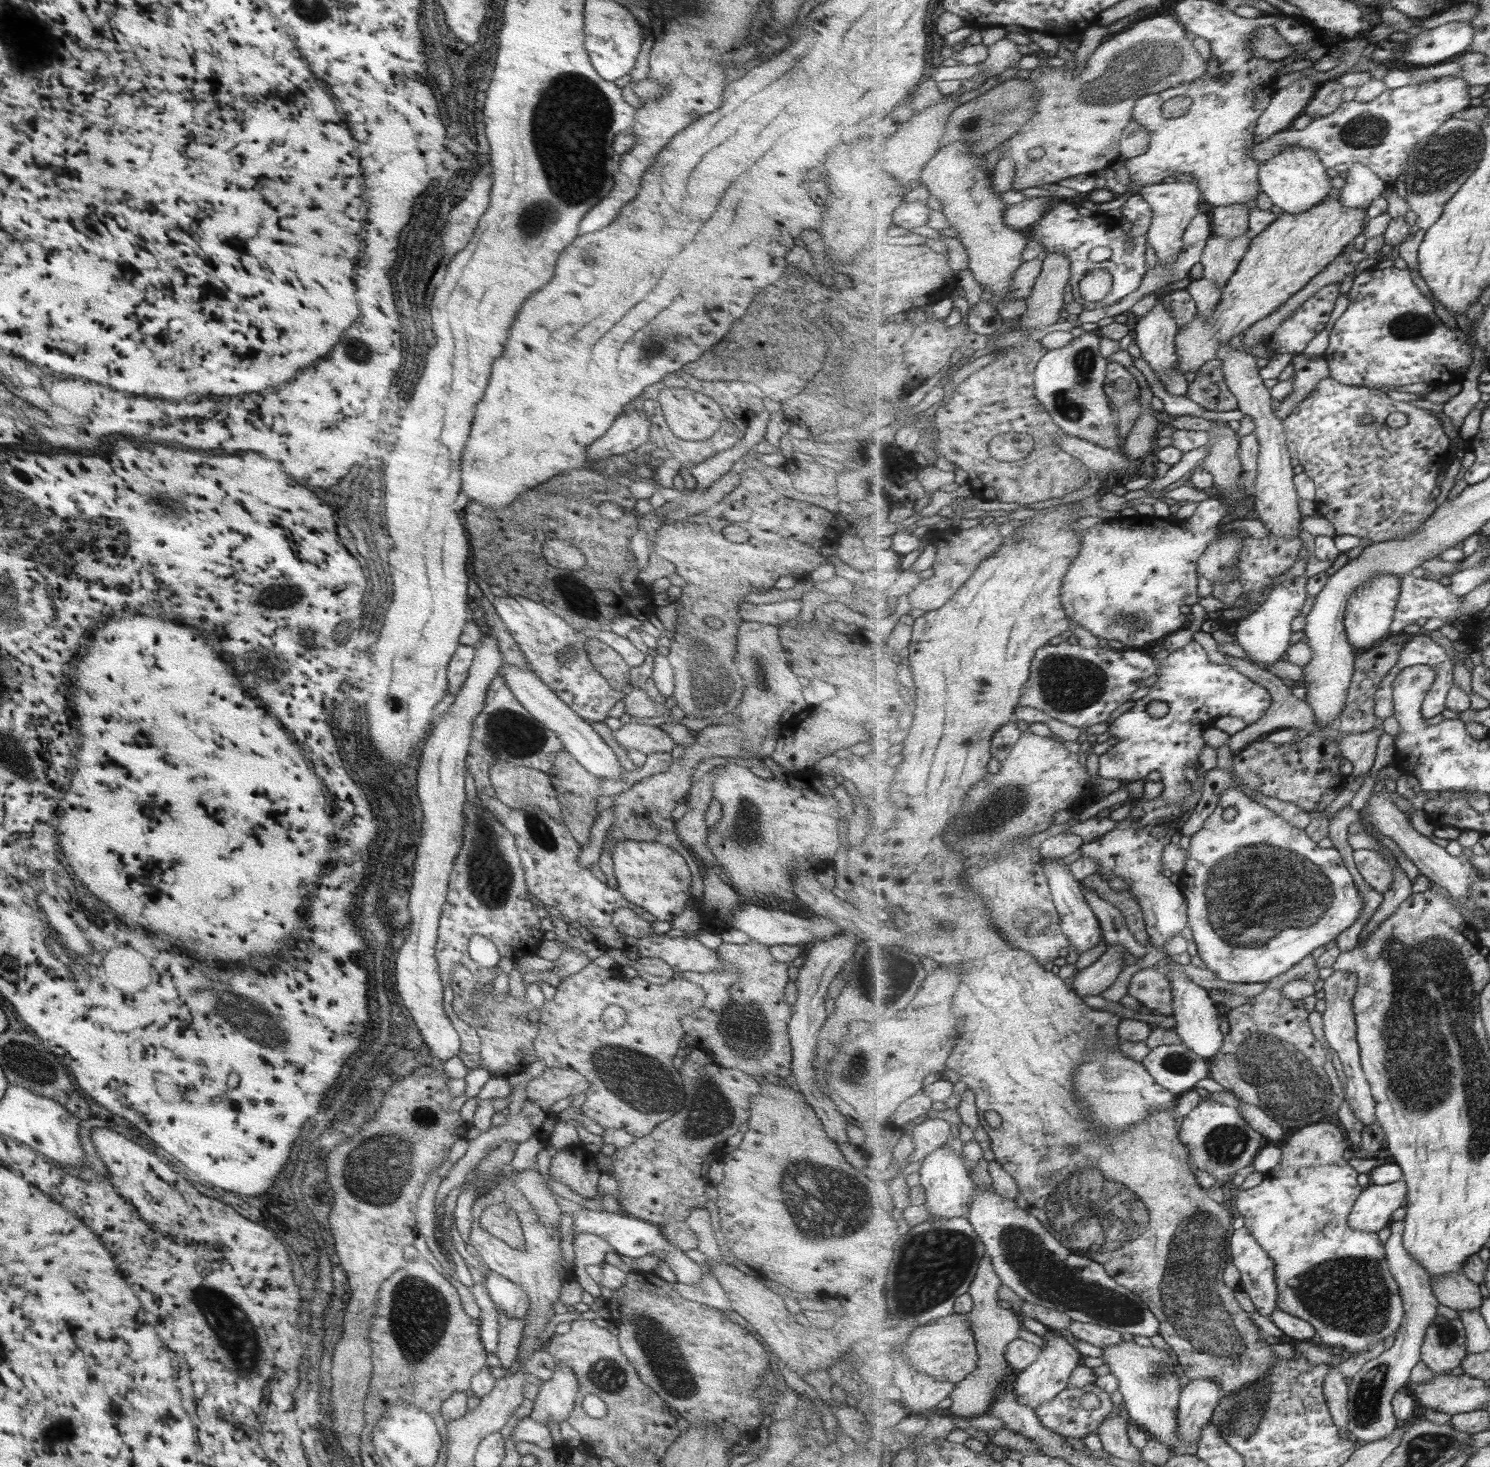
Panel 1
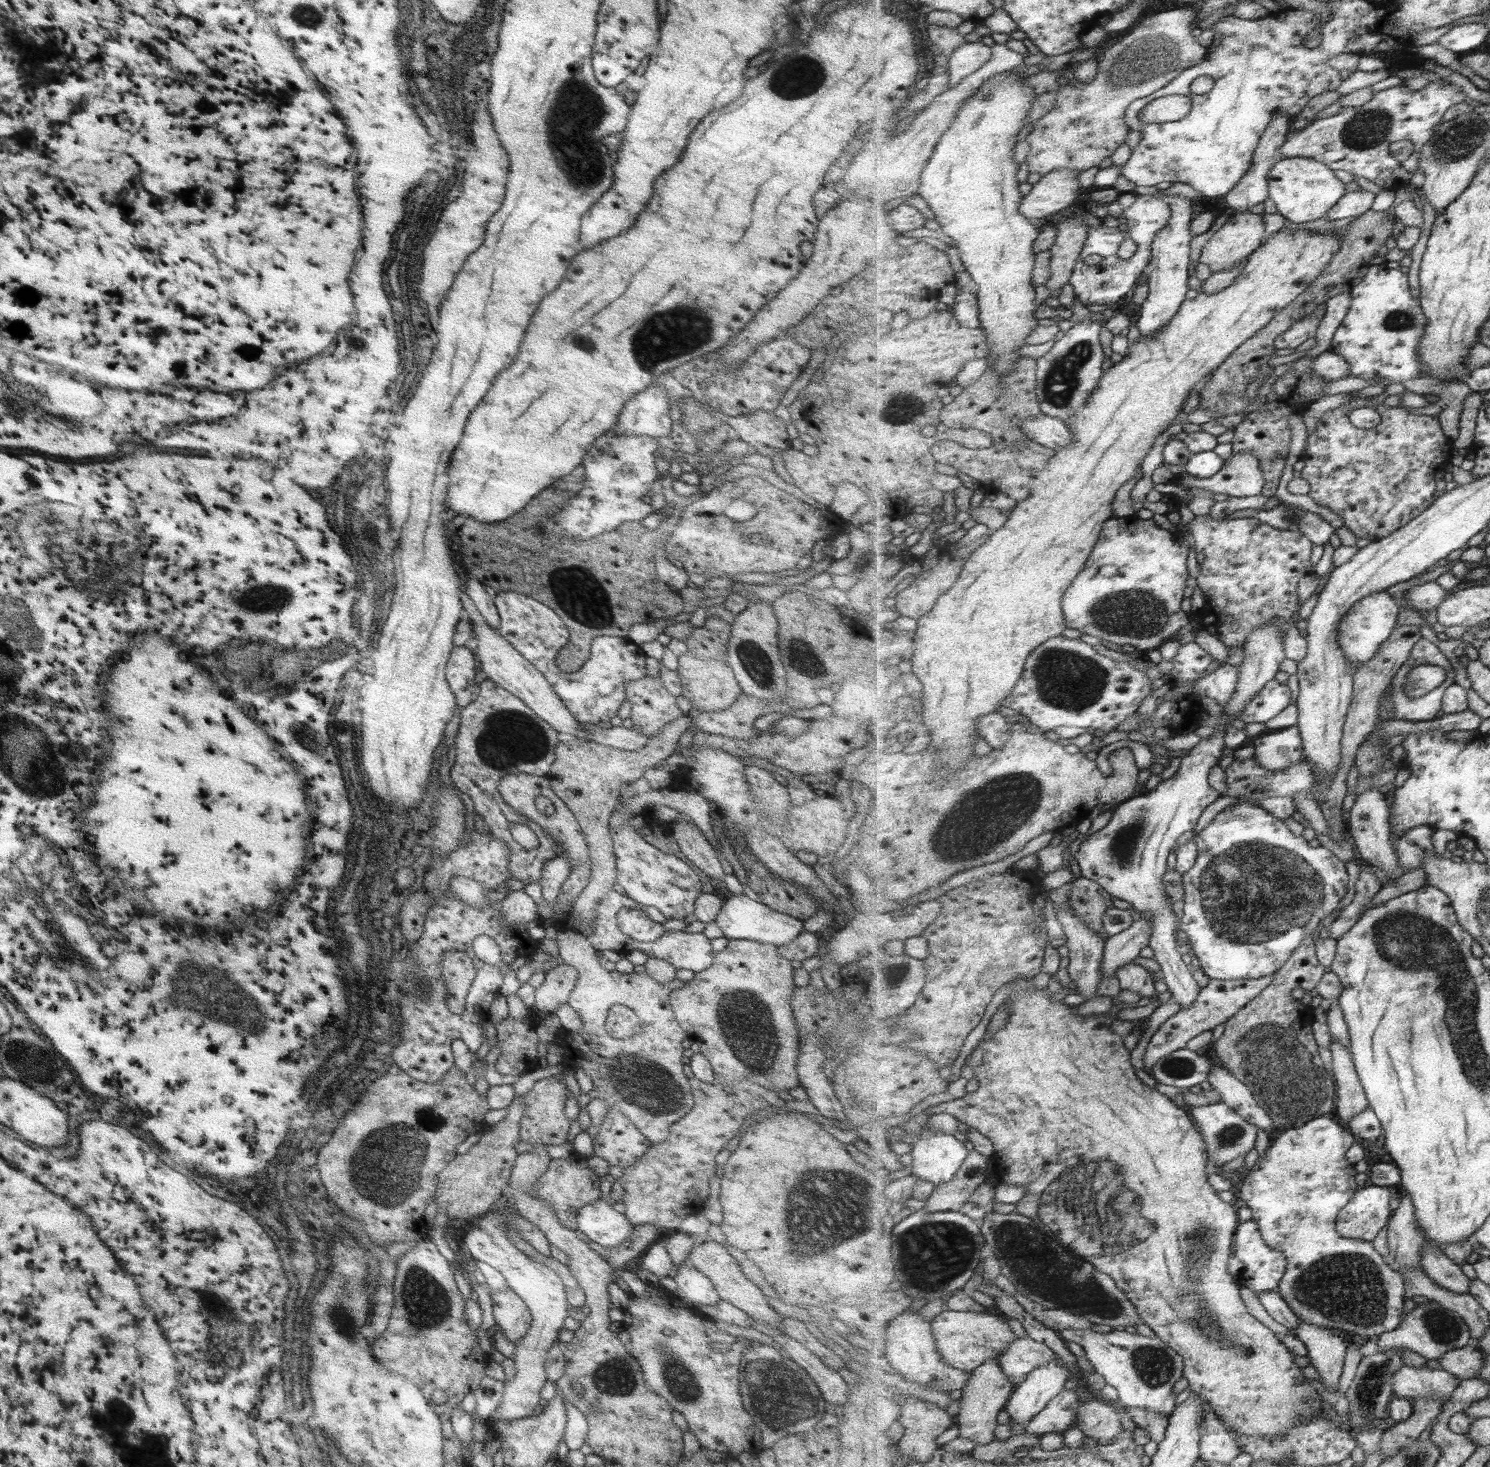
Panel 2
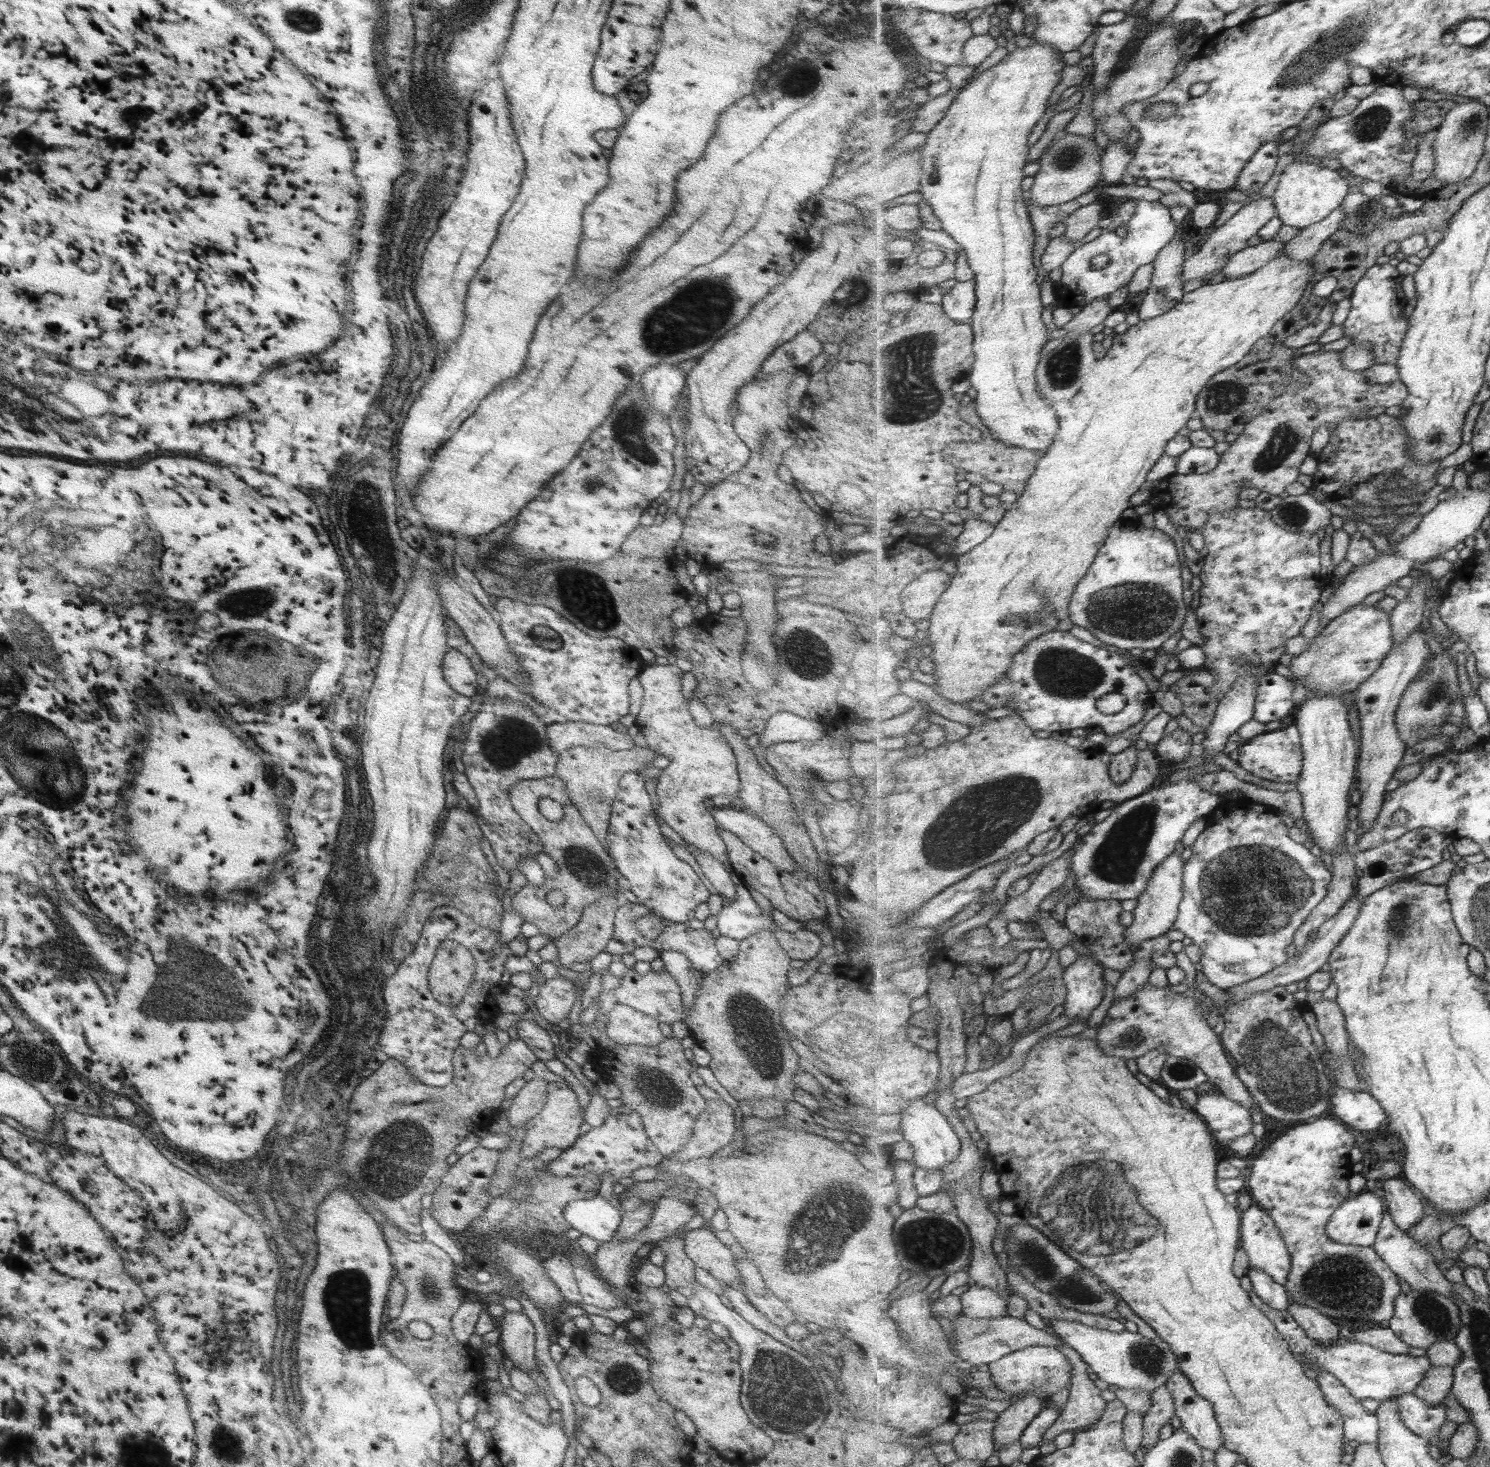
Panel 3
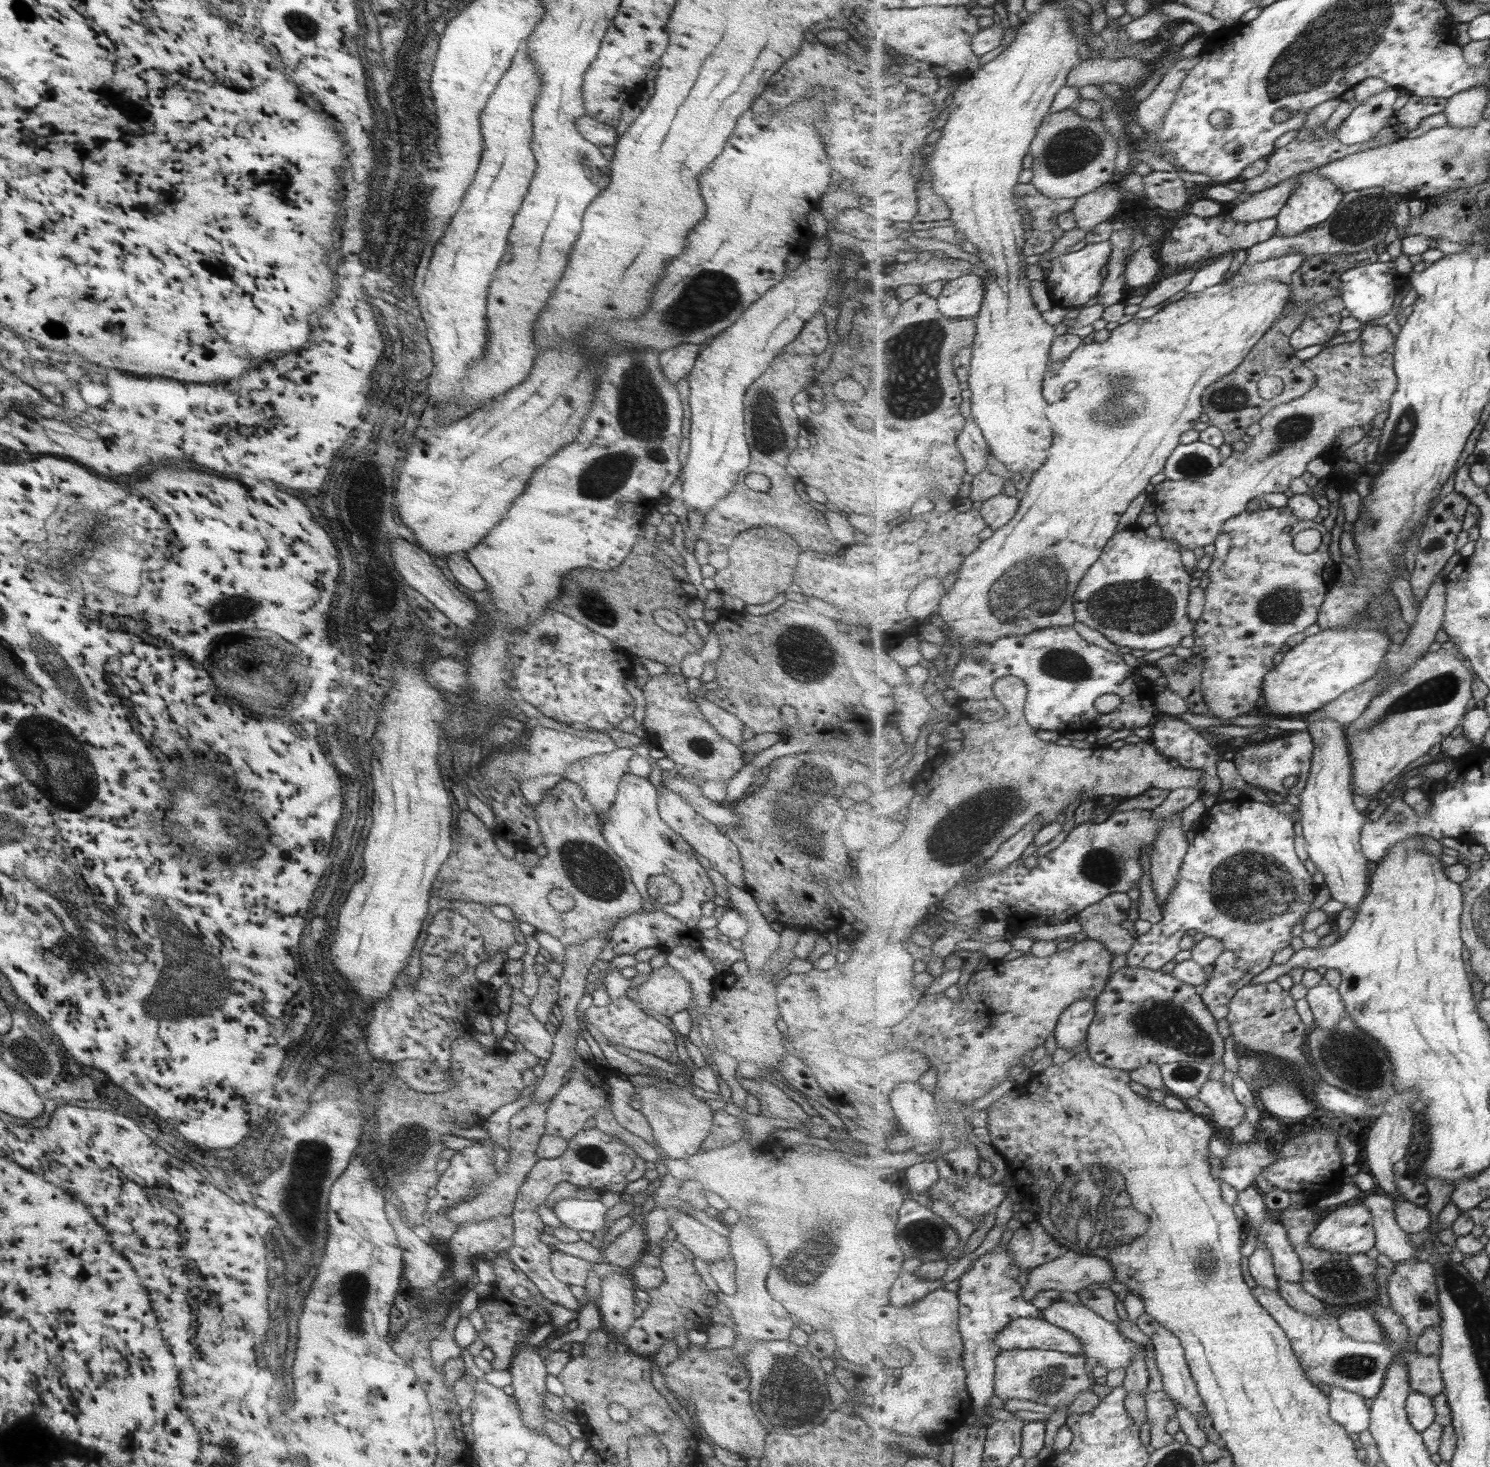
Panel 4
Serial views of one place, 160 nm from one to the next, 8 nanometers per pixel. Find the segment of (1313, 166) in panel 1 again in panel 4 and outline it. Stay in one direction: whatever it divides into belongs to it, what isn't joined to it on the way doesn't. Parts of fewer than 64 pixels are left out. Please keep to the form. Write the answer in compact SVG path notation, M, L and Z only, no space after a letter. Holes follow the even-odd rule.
M1308 171L1300 175L1300 184L1293 191L1288 204L1277 215L1278 234L1283 236L1297 236L1309 229L1314 229L1323 224L1331 215L1333 215L1344 200L1344 194L1340 187L1333 184L1327 176L1319 172Z

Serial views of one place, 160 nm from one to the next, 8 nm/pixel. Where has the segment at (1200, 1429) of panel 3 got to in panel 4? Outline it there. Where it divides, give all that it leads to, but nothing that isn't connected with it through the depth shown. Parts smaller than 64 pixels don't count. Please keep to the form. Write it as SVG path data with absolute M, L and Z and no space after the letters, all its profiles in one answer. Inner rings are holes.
M1144 1312L1139 1316L1136 1323L1147 1336L1150 1336L1150 1340L1154 1346L1156 1364L1162 1376L1163 1391L1169 1398L1178 1402L1183 1408L1190 1411L1197 1422L1197 1420L1201 1418L1201 1414L1205 1414L1208 1410L1199 1394L1196 1383L1197 1380L1192 1375L1189 1363L1186 1359L1186 1350L1182 1345L1181 1339L1171 1329L1163 1326L1163 1324L1161 1324L1153 1315L1150 1315L1147 1312Z

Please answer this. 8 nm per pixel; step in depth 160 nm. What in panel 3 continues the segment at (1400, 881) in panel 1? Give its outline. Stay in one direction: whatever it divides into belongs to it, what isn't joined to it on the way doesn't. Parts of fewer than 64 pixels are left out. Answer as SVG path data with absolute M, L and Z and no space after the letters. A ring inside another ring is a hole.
M1419 628L1404 643L1395 645L1388 657L1381 663L1377 672L1373 674L1359 689L1357 689L1356 705L1360 710L1362 724L1362 740L1360 763L1358 764L1358 789L1361 801L1354 807L1354 822L1361 824L1366 833L1377 824L1387 794L1387 784L1393 780L1395 768L1401 764L1405 756L1405 743L1398 733L1395 715L1400 698L1405 690L1413 683L1417 674L1426 664L1427 657L1432 654L1423 630Z

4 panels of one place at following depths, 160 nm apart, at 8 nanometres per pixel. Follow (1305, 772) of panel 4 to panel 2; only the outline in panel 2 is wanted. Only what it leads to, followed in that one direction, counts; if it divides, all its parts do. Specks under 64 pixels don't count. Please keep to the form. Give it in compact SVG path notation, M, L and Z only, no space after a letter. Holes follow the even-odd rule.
M1298 726L1265 732L1254 740L1254 756L1269 770L1285 770L1304 758L1302 736Z

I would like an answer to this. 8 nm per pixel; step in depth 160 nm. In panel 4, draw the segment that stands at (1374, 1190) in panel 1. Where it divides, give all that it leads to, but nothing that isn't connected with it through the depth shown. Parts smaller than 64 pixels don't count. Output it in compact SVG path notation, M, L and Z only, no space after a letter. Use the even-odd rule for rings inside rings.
M1364 1204L1338 1207L1319 1222L1312 1232L1313 1245L1341 1254L1361 1254L1376 1246L1372 1212Z

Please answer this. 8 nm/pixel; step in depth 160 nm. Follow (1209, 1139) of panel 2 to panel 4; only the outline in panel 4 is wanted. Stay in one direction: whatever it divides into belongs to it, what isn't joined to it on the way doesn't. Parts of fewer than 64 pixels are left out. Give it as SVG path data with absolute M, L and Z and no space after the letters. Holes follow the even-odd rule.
M1209 1080L1201 1088L1198 1097L1204 1104L1214 1110L1214 1116L1210 1119L1217 1128L1235 1128L1239 1126L1241 1118L1247 1118L1247 1108L1237 1100L1231 1086L1227 1086L1223 1080Z

